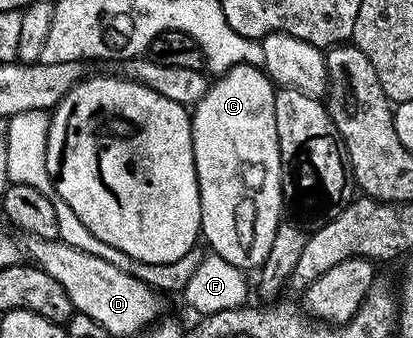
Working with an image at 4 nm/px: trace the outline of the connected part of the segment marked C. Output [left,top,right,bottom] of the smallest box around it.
[191,64,285,272]

